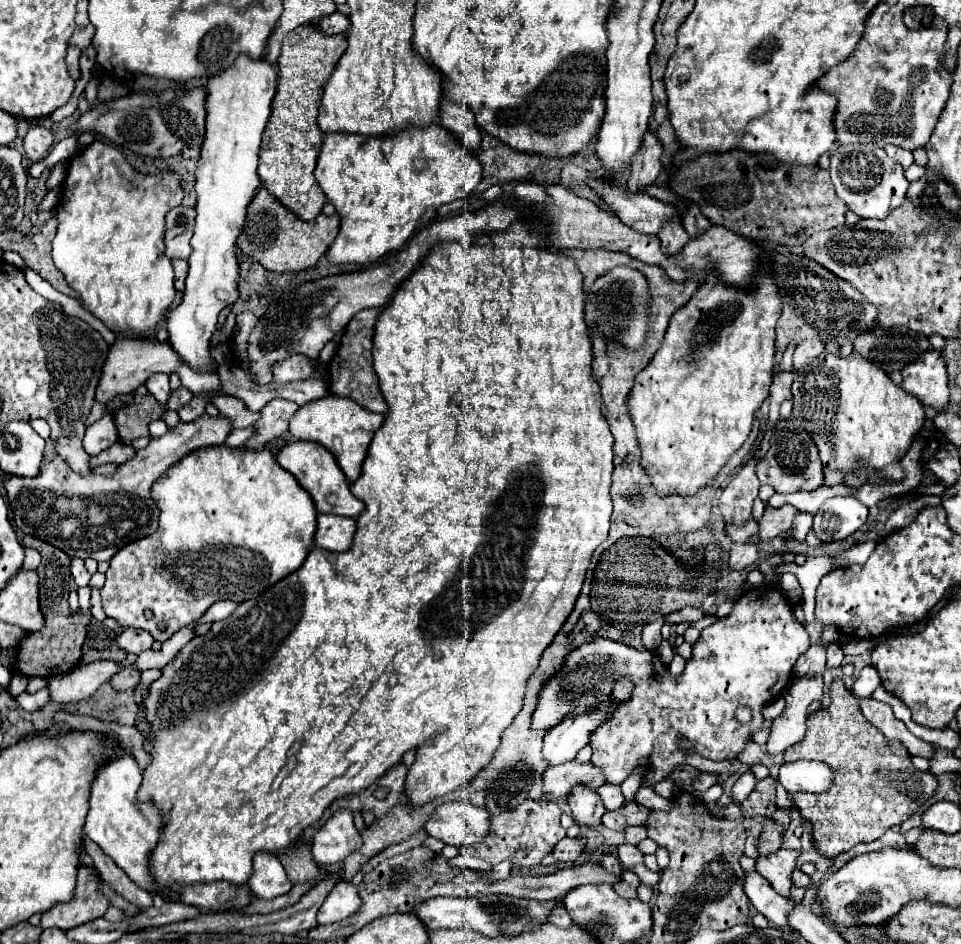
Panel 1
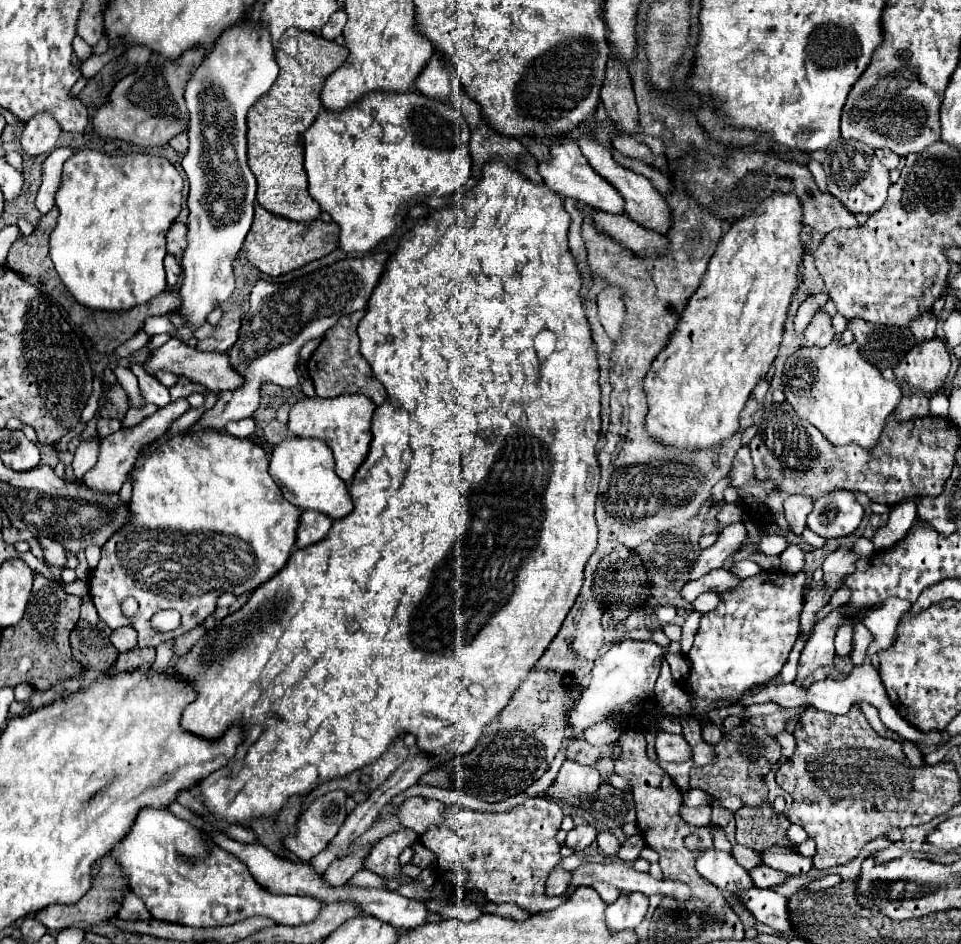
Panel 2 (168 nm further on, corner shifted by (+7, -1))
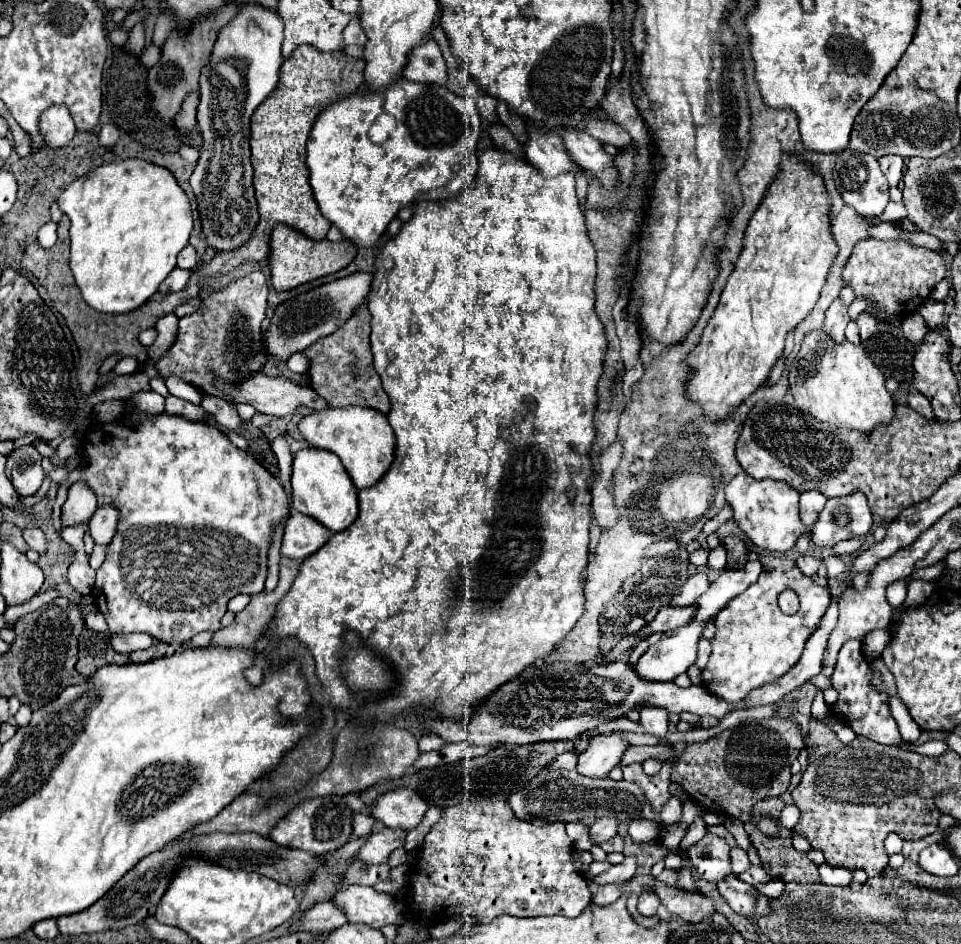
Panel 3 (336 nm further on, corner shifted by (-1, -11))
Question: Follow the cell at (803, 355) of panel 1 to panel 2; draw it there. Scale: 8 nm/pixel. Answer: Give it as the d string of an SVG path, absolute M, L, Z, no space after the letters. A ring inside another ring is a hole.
M825 307L819 313L815 313L811 323L803 331L803 341L805 341L805 347L825 347L827 343L833 341L831 313Z

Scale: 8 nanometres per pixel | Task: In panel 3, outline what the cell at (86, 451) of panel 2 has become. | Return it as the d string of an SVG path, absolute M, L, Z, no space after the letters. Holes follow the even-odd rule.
M75 483L69 489L67 501L61 507L61 529L87 523L97 509L97 497L85 483Z

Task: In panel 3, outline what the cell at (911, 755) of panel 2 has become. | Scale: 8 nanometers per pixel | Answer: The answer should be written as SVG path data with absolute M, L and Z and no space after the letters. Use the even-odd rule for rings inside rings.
M851 639L841 647L835 673L831 675L831 685L839 693L839 699L831 711L841 717L857 735L873 739L881 745L895 745L901 741L897 723L889 711L889 693L881 681L877 667L865 659L859 639Z

